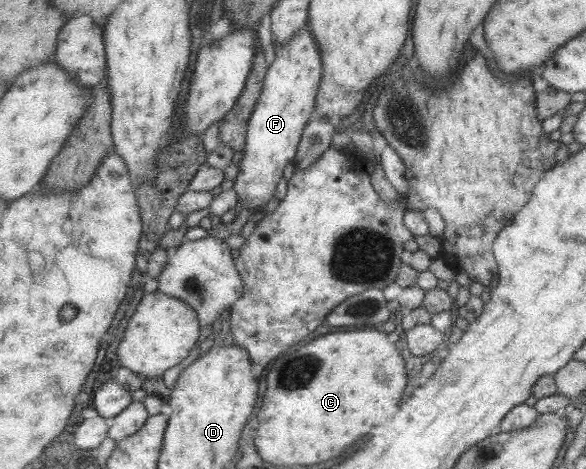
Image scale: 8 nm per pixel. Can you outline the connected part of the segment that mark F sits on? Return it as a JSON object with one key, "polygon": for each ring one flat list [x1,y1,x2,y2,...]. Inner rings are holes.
{"polygon":[[307,24,288,42,275,50,274,60,268,65,263,94,253,112,247,132,247,148,239,174,234,179,235,191,244,200,243,208,264,208,272,198,284,166,294,158,304,124,310,120,314,96,318,94,318,82,322,78,322,57,318,44]]}

